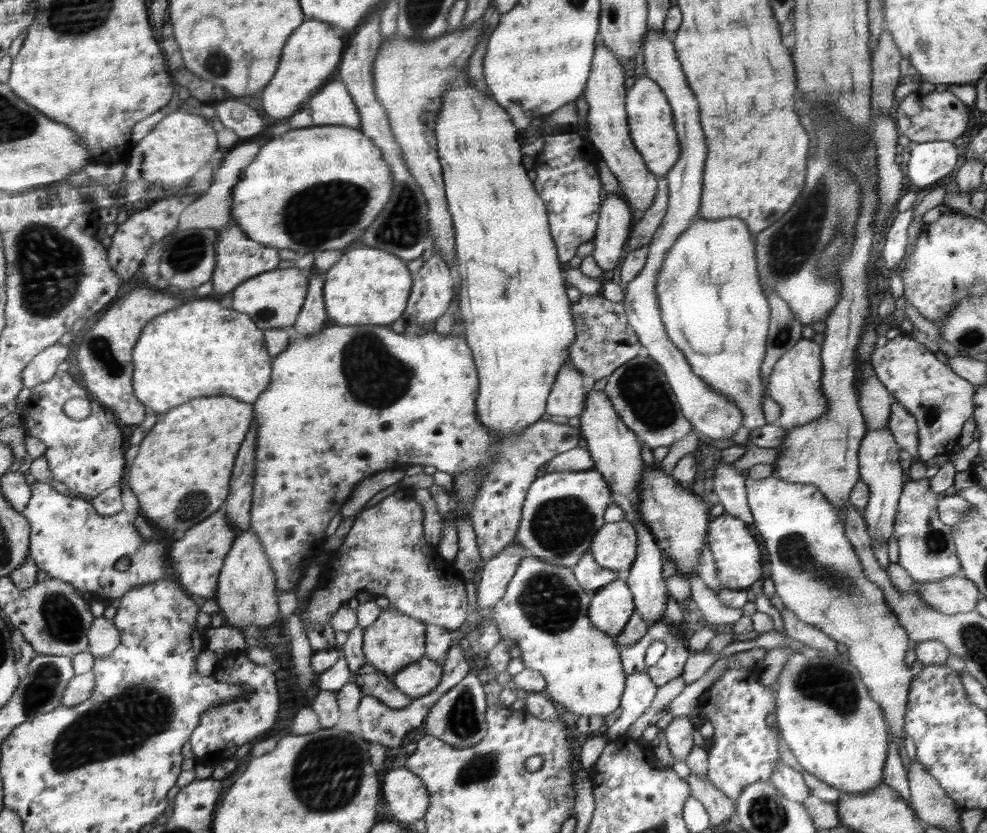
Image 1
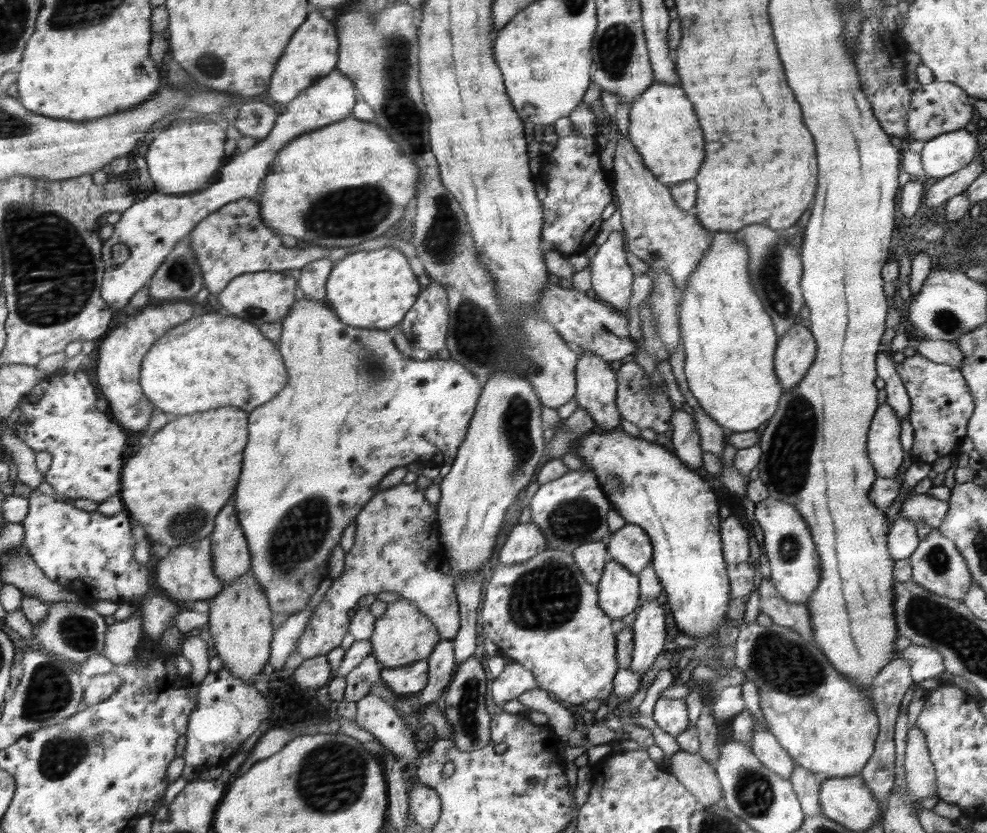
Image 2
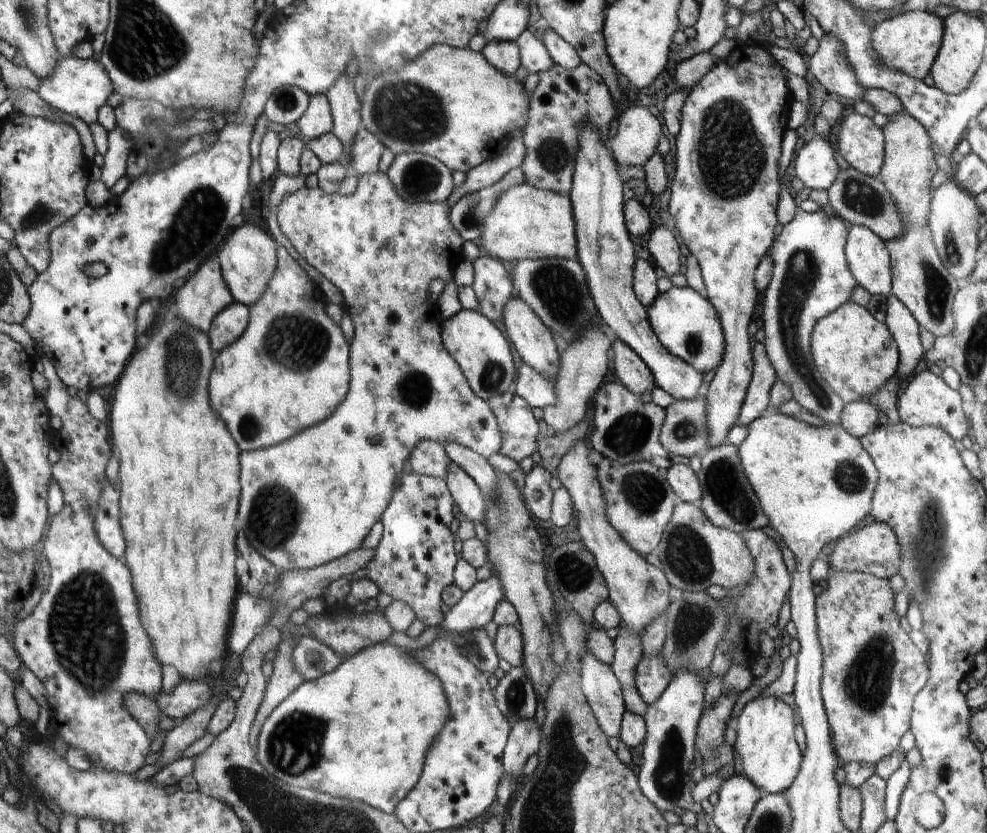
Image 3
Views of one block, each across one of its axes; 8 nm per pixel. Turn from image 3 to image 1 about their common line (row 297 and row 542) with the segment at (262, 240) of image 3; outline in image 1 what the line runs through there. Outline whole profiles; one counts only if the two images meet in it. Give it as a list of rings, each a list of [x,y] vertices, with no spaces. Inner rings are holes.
[[[246,530],[237,538],[233,550],[225,561],[217,599],[222,605],[221,616],[228,619],[230,626],[246,631],[250,627],[270,626],[278,616],[276,602],[276,573],[270,567],[270,560],[264,551],[256,532]]]

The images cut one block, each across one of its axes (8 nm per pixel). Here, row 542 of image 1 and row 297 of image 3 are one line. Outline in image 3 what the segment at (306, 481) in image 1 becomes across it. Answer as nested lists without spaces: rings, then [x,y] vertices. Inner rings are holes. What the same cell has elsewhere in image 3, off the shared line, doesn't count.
[[[282,245],[278,247],[278,266],[276,266],[276,272],[269,280],[268,286],[264,291],[264,294],[249,307],[249,326],[237,340],[236,343],[231,344],[224,351],[218,352],[216,359],[217,363],[211,376],[212,382],[212,404],[214,409],[222,414],[222,418],[226,421],[228,428],[231,430],[234,438],[238,440],[238,444],[243,451],[253,451],[266,448],[268,446],[274,446],[274,444],[284,443],[285,440],[292,439],[294,435],[300,434],[304,428],[310,428],[310,426],[318,426],[318,422],[322,420],[328,420],[336,414],[336,410],[346,400],[349,392],[349,384],[351,380],[351,374],[349,372],[349,343],[342,334],[340,326],[334,324],[334,322],[328,317],[326,313],[326,298],[321,287],[309,277],[309,273],[305,271],[297,263],[297,260],[285,249]],[[488,255],[478,257],[473,267],[472,287],[479,302],[479,312],[490,320],[500,320],[502,308],[512,300],[512,280],[506,268]]]

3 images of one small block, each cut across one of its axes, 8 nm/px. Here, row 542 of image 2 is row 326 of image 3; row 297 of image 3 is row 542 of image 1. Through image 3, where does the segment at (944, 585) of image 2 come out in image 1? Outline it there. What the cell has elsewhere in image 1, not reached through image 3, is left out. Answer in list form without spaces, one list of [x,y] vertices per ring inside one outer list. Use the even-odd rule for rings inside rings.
[[[925,476],[920,480],[908,481],[903,502],[898,506],[897,522],[894,522],[893,537],[898,540],[898,565],[914,581],[936,581],[954,573],[961,573],[960,560],[957,559],[956,539],[953,528],[940,520],[940,495],[930,489],[930,481]]]

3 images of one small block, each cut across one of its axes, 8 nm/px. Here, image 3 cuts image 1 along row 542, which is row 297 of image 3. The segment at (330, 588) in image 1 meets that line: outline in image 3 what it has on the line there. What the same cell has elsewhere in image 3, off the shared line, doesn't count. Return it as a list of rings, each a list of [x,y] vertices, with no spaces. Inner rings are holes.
[[[376,171],[374,174],[358,176],[356,191],[348,196],[330,195],[320,187],[315,189],[306,186],[289,194],[281,202],[277,212],[282,234],[291,242],[292,248],[298,251],[302,258],[313,266],[324,278],[327,278],[341,292],[345,303],[345,310],[351,316],[354,325],[354,337],[349,343],[349,372],[351,380],[348,396],[336,414],[328,420],[328,424],[320,424],[318,428],[310,428],[310,432],[300,432],[292,439],[277,444],[274,448],[263,448],[253,451],[242,451],[242,508],[240,508],[240,522],[238,528],[246,534],[252,548],[256,548],[268,562],[271,562],[280,572],[313,569],[340,559],[350,551],[362,547],[363,540],[368,536],[370,529],[380,520],[392,500],[393,492],[398,487],[401,472],[408,465],[410,451],[420,439],[430,439],[440,444],[455,442],[476,451],[485,459],[495,452],[500,452],[501,431],[497,417],[487,401],[476,396],[458,363],[450,356],[444,345],[444,338],[440,338],[440,315],[438,304],[429,301],[429,284],[432,280],[443,280],[449,283],[453,280],[453,272],[459,261],[457,248],[463,240],[455,234],[449,221],[450,207],[447,202],[407,203],[398,192],[386,173]]]

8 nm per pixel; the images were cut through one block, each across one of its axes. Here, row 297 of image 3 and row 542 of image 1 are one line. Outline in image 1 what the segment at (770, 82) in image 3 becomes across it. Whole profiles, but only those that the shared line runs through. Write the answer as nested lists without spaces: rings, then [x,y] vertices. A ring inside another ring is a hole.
[[[727,513],[715,517],[712,525],[709,526],[708,537],[706,537],[707,548],[715,561],[718,580],[723,588],[742,590],[762,578],[762,562],[760,562],[762,554],[758,542],[748,534],[746,526],[742,520],[738,520],[738,517]]]

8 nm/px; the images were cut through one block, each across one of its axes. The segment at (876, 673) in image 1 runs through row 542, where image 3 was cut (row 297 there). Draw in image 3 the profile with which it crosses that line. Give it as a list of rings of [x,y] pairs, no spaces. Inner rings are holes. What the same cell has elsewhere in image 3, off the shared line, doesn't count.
[[[826,209],[813,213],[798,210],[792,222],[783,226],[782,233],[778,235],[774,246],[771,247],[773,273],[763,293],[764,346],[777,371],[777,378],[789,387],[793,394],[792,398],[802,408],[808,409],[808,412],[815,414],[828,425],[840,422],[841,412],[846,402],[833,391],[833,388],[830,388],[817,368],[812,353],[812,334],[816,322],[836,311],[841,304],[848,303],[858,287],[858,280],[854,278],[849,264],[846,264],[847,258],[844,258],[846,234],[849,232],[844,219],[838,218],[838,215],[832,211],[831,214],[826,214]]]

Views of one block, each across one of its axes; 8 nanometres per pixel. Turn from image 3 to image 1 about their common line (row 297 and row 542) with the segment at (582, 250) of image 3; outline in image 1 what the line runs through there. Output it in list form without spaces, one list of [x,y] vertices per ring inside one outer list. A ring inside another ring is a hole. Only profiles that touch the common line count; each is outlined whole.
[[[622,520],[602,526],[588,552],[599,566],[619,572],[632,569],[638,547],[636,528]]]

